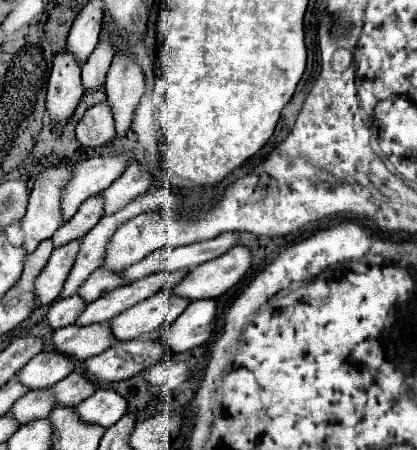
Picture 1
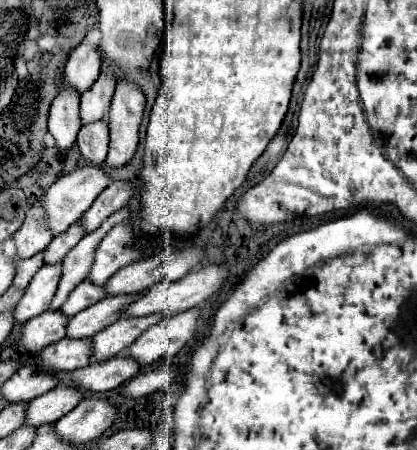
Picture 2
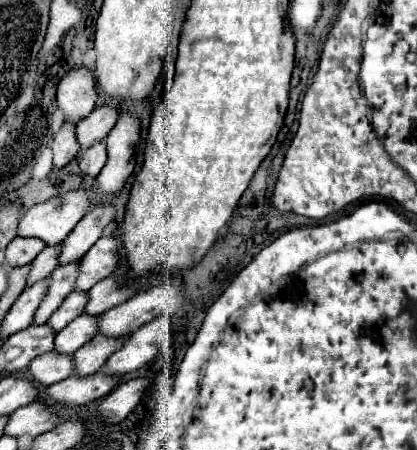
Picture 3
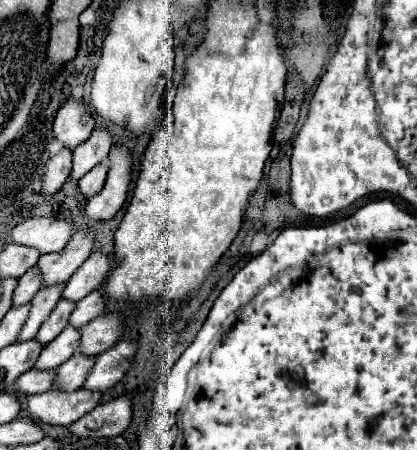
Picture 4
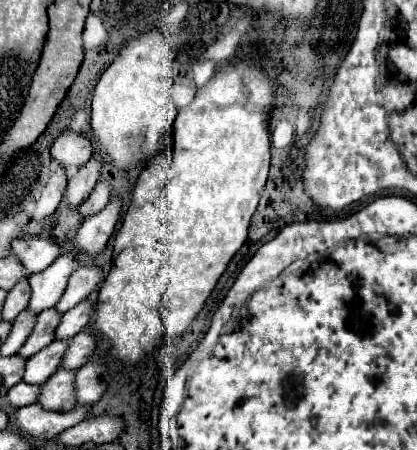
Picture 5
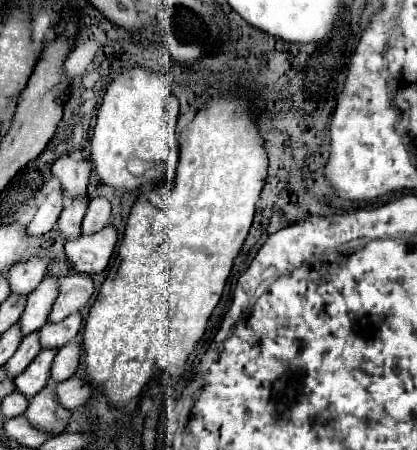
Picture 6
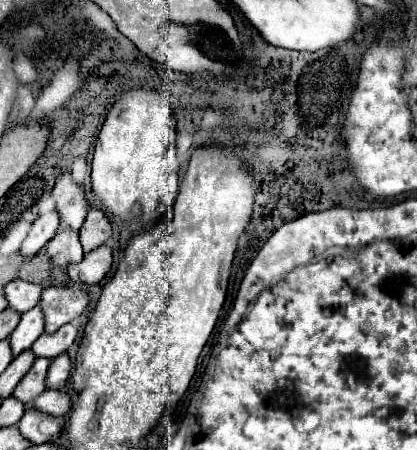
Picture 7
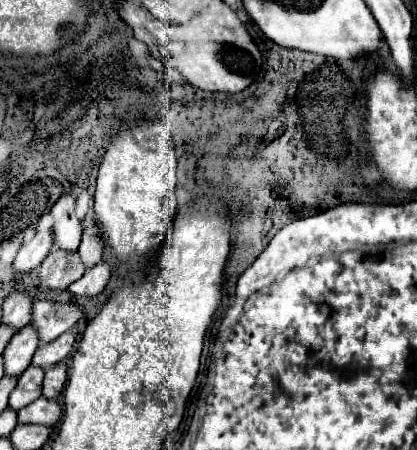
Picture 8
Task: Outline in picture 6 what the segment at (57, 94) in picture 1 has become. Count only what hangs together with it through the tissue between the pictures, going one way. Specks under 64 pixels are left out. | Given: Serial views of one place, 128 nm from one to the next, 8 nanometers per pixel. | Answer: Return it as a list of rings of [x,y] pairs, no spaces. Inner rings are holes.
[[[56,188],[44,200],[44,204],[38,208],[34,220],[28,226],[28,234],[30,236],[42,236],[42,234],[50,232],[56,226],[56,222],[60,218],[60,212],[62,212],[62,190]]]

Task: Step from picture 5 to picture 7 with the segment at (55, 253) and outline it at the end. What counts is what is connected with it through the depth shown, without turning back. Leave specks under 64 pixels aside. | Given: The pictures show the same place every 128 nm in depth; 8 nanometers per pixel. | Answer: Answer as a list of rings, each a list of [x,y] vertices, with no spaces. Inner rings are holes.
[[[12,280],[4,288],[8,308],[16,310],[18,314],[24,314],[24,312],[32,310],[38,304],[40,294],[42,294],[42,286],[32,284],[32,282],[24,282],[24,280]]]

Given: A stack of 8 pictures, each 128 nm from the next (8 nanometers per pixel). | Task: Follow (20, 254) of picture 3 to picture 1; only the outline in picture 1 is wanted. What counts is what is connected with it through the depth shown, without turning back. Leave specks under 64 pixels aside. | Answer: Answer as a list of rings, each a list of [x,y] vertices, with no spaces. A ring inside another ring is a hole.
[[[54,166],[44,170],[32,188],[26,216],[22,218],[24,248],[26,254],[32,254],[42,240],[52,238],[52,234],[62,224],[60,208],[60,190],[70,178],[72,166]]]

